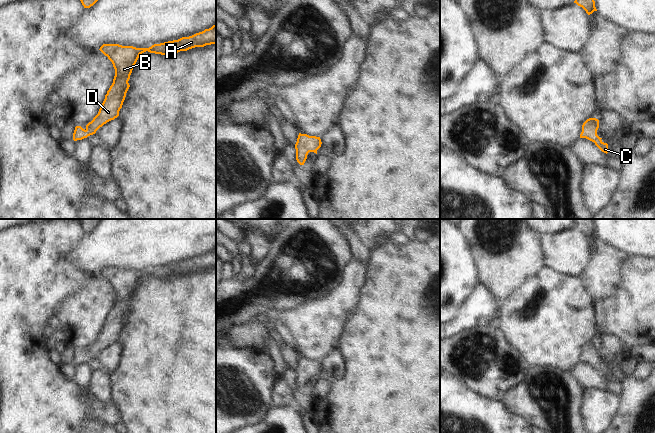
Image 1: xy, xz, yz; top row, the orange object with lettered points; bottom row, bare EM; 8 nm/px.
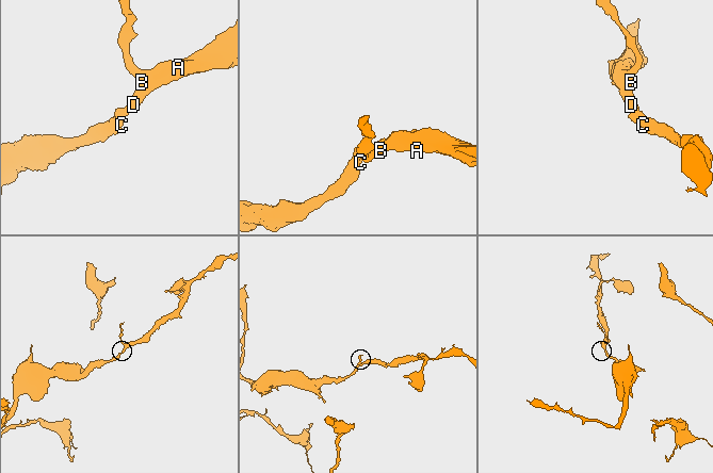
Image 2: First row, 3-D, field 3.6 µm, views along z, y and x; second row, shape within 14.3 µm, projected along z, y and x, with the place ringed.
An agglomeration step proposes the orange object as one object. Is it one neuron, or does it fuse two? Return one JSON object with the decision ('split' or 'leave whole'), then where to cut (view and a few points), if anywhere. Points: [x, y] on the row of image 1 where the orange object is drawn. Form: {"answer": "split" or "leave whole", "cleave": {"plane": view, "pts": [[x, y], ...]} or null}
{"answer": "leave whole", "cleave": null}

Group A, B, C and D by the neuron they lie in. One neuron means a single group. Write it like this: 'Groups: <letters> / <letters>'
Groups: A B C D

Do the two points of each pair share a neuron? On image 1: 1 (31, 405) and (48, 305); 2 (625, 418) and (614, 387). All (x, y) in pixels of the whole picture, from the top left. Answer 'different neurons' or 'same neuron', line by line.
1: same neuron
2: different neurons

